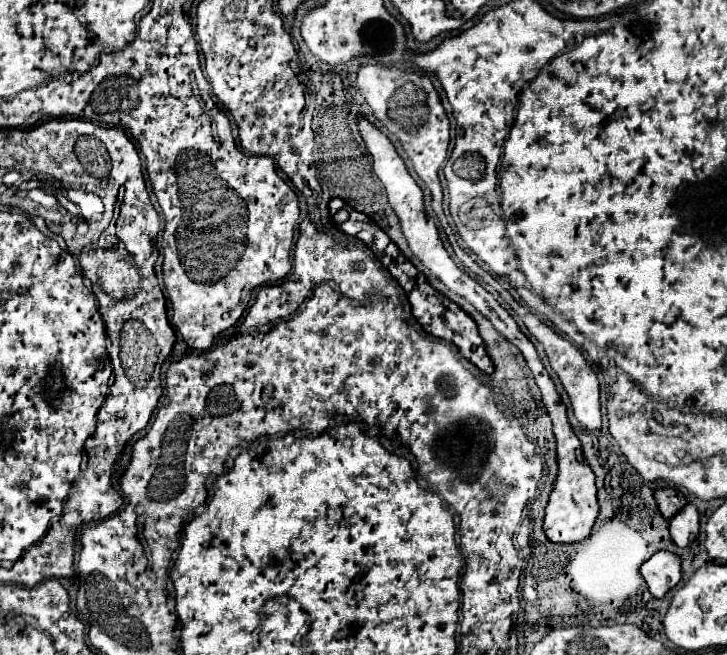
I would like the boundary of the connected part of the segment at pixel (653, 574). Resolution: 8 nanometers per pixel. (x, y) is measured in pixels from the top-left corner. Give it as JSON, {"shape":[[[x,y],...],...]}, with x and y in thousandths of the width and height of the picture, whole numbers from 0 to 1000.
{"shape":[[[908,841],[900,844],[883,866],[880,875],[894,899],[894,905],[902,915],[911,915],[919,902],[924,902],[935,884],[938,884],[938,869],[935,869],[935,850],[922,844],[922,841]]]}

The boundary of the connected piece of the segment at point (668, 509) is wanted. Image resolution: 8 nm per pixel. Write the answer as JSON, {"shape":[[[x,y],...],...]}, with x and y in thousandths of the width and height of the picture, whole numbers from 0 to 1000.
{"shape":[[[916,744],[916,747],[905,747],[902,753],[900,753],[900,759],[902,759],[902,768],[905,768],[905,777],[908,777],[908,783],[913,786],[913,792],[924,792],[935,777],[941,777],[944,774],[944,759],[938,759],[935,753],[933,753],[933,747],[922,747],[922,744]]]}

